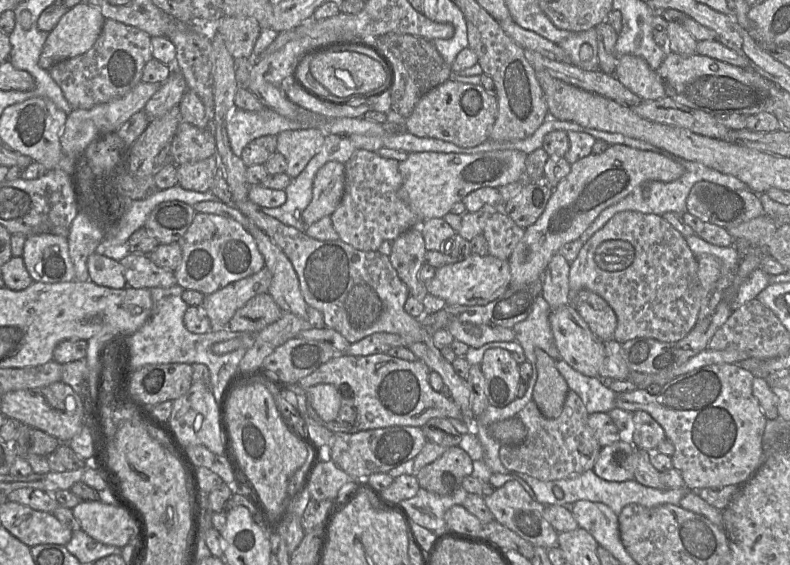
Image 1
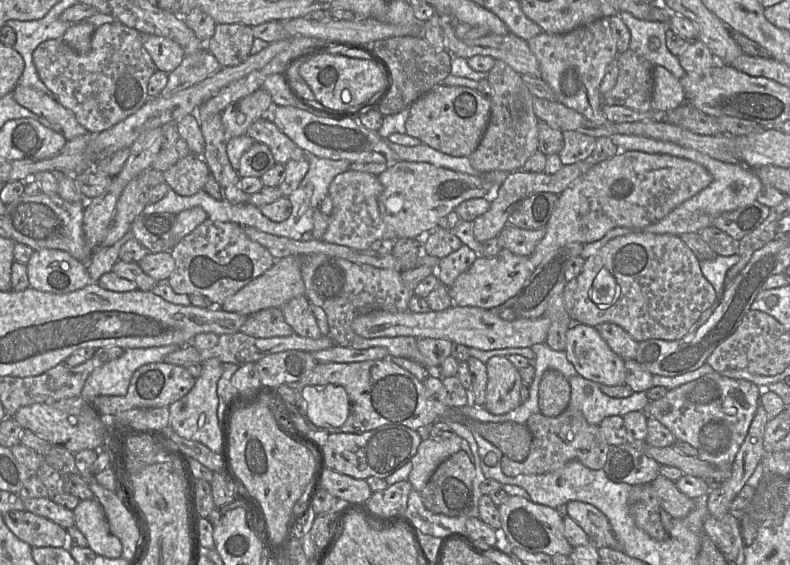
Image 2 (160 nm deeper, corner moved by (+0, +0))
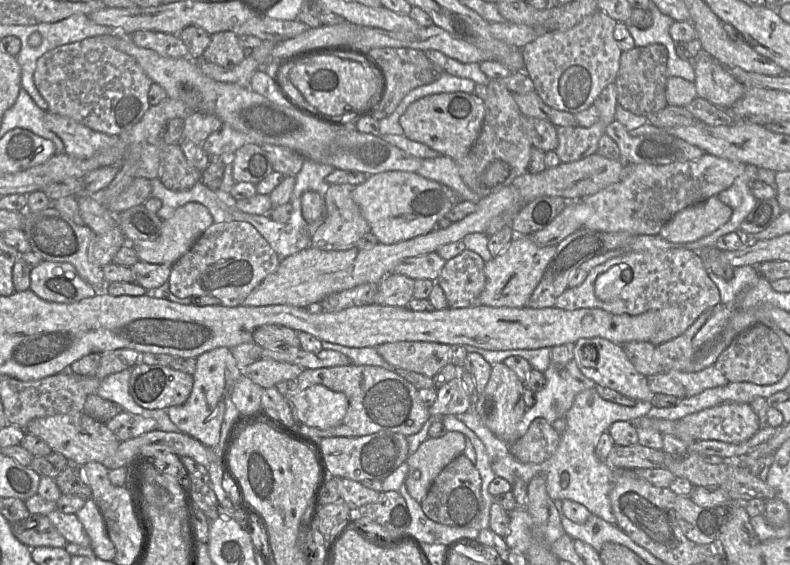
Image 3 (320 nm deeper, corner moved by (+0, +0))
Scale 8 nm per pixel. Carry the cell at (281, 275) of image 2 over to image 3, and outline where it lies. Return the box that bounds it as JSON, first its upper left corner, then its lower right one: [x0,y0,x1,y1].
[244,184,517,307]

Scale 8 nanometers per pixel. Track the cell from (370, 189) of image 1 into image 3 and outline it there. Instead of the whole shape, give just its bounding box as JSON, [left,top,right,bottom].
[310,184,371,251]

